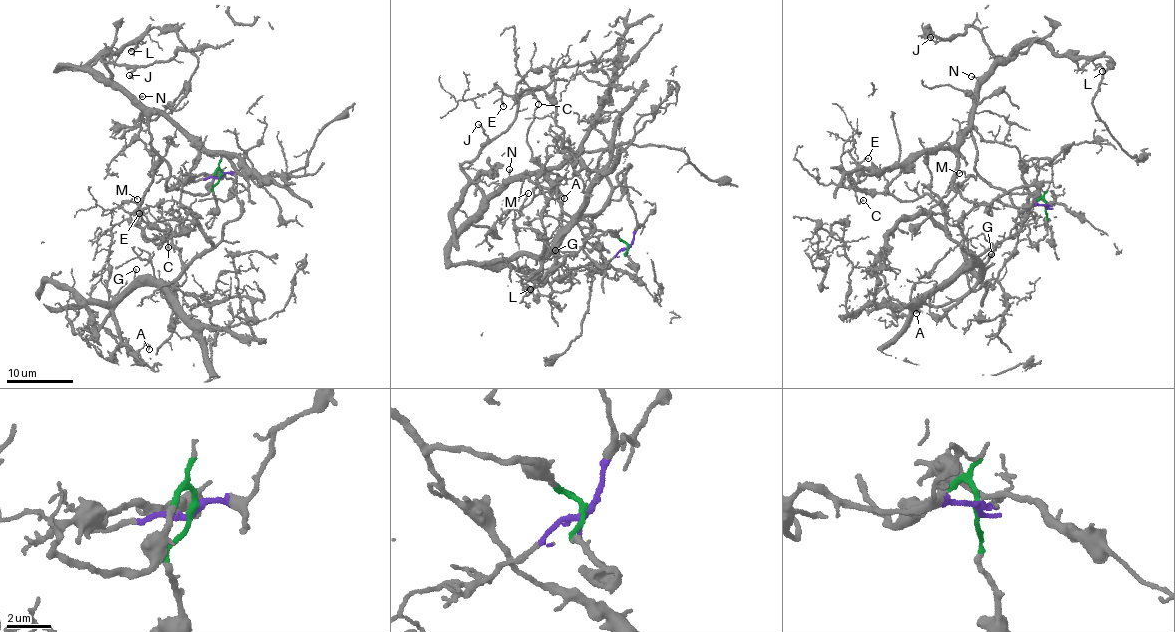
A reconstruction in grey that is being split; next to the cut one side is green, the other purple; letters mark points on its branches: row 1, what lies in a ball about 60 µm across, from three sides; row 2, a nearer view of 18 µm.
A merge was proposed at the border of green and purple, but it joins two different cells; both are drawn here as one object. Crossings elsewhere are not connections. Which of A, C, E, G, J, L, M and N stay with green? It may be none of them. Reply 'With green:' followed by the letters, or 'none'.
With green: J, L, N

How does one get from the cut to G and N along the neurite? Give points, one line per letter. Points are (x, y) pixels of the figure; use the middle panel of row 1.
G: (629, 247), (637, 225), (623, 188), (628, 165), (601, 209), (581, 217), (556, 243), (556, 250)
N: (629, 247), (611, 231), (584, 228), (562, 207), (555, 188), (529, 180), (519, 173), (510, 177), (509, 168)

